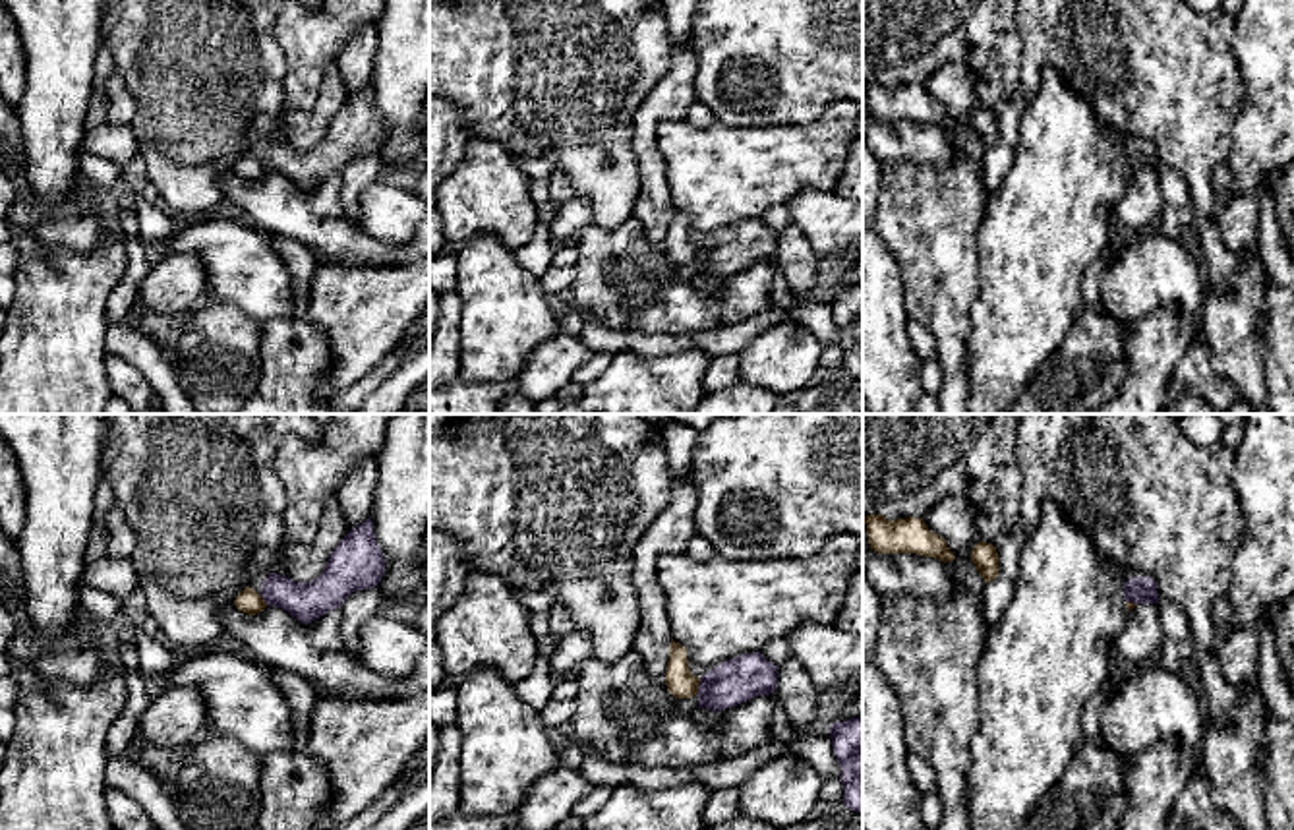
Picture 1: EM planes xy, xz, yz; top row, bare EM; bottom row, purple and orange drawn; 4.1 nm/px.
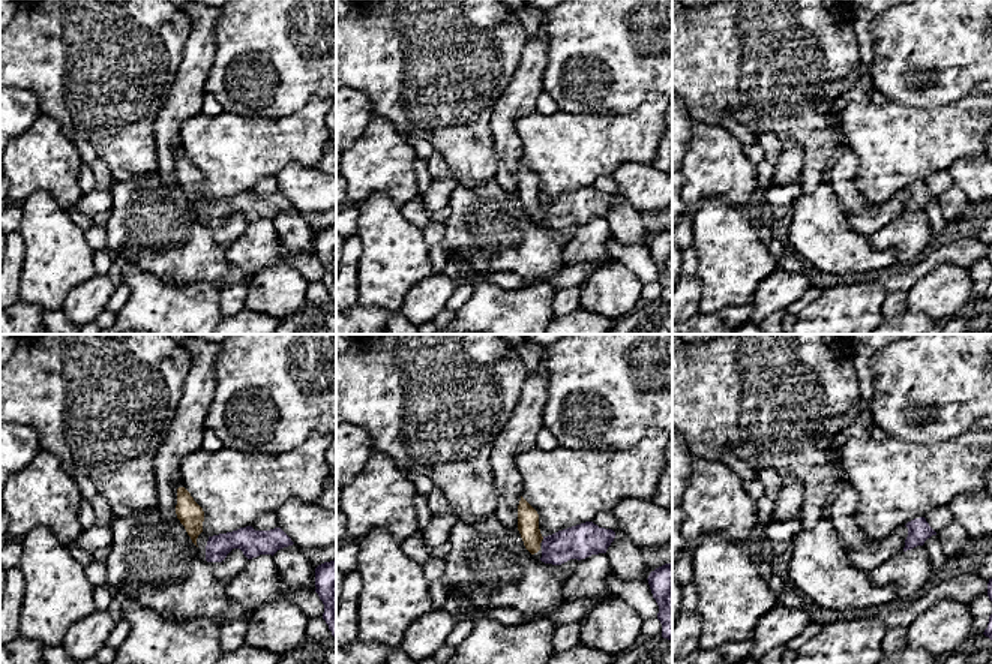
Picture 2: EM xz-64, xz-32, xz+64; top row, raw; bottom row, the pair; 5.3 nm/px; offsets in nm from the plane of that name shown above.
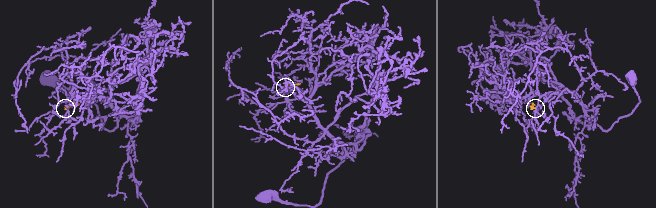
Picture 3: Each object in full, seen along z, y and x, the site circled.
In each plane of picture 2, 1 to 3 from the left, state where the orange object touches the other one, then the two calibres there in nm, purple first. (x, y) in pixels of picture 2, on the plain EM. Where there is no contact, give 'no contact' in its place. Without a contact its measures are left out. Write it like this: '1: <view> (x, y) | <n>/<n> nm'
1: no contact
2: no contact
3: no contact

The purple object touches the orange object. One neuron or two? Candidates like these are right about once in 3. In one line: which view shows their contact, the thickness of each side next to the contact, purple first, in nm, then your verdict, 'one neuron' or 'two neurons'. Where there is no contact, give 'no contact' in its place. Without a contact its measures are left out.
contact in xz; calibres 190 and 120 nm; one neuron

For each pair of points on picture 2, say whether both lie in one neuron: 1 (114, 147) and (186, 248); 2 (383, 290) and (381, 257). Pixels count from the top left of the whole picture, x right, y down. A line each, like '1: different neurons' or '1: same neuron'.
1: different neurons
2: same neuron

